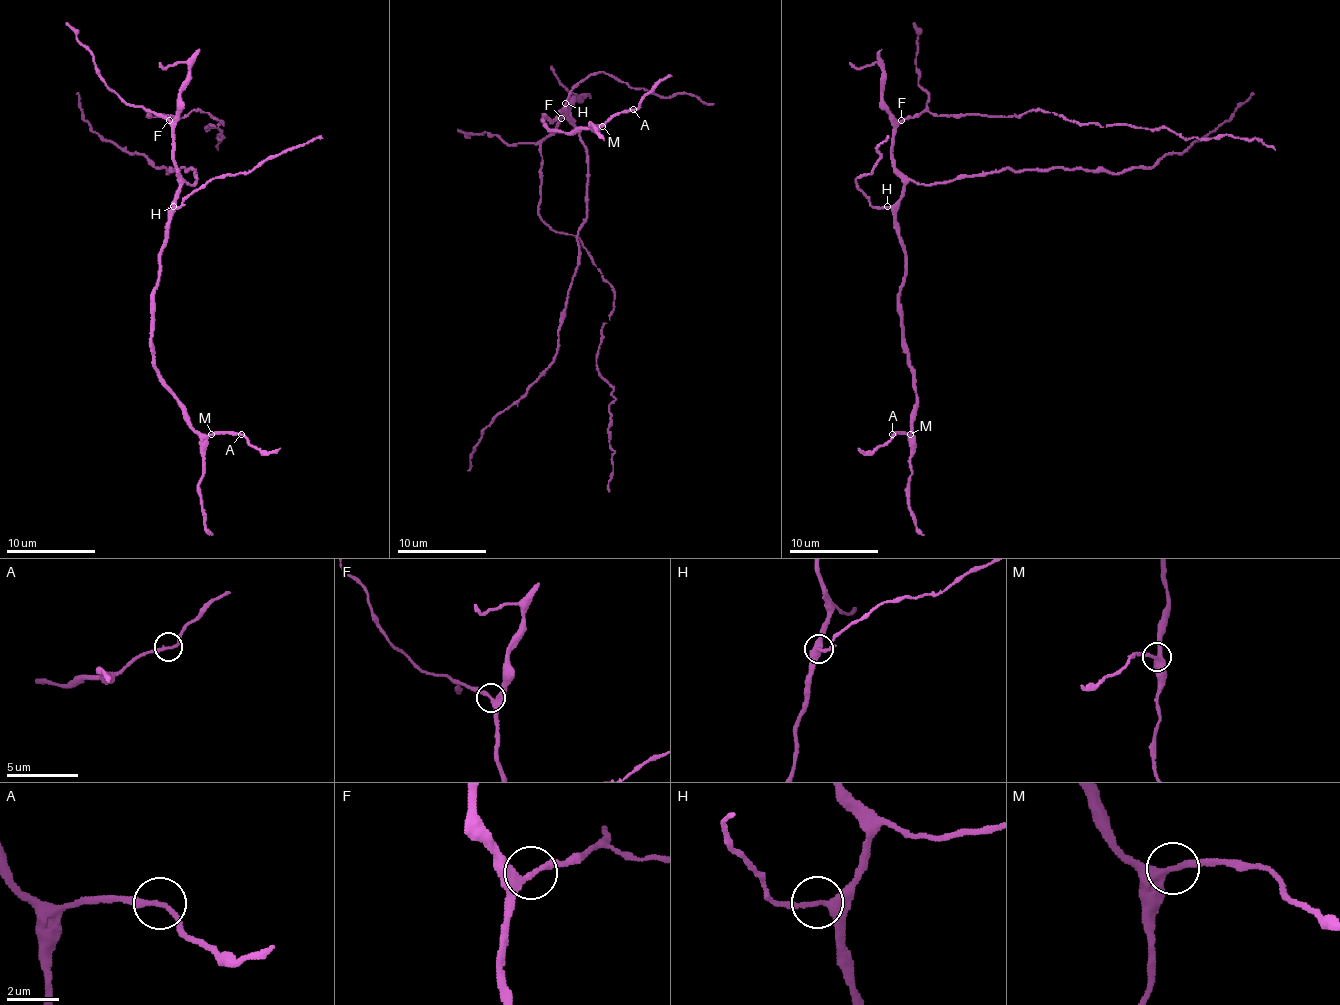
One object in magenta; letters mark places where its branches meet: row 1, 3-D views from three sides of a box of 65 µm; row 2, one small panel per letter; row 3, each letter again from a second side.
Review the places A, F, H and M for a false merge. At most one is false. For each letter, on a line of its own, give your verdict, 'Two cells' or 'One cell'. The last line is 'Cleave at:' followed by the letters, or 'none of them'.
A: One cell
F: One cell
H: One cell
M: One cell
Cleave at: none of them

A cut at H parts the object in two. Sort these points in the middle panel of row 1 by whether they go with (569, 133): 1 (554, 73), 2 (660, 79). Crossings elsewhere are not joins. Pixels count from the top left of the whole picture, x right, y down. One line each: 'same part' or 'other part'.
1: same part
2: same part

